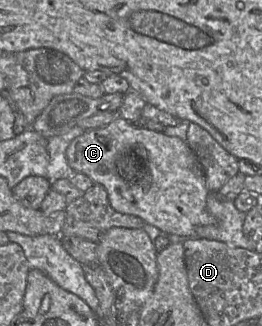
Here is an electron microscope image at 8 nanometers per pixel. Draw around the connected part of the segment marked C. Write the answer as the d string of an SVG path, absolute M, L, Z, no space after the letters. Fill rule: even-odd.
M119 117L106 126L85 130L74 138L66 150L66 158L75 172L87 175L94 183L105 187L114 210L138 216L166 234L195 237L197 228L217 223L217 219L207 209L209 190L203 168L187 142L179 137L138 128Z

